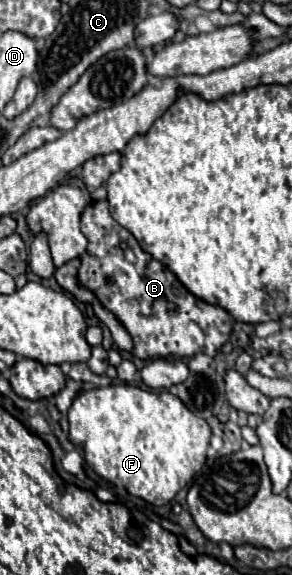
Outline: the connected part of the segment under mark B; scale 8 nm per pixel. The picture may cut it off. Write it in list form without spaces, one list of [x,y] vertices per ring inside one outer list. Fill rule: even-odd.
[[[92,201],[84,213],[82,213],[82,233],[88,239],[88,249],[80,255],[80,271],[78,271],[78,281],[82,287],[90,289],[98,301],[112,311],[118,321],[126,327],[126,331],[134,339],[134,355],[140,359],[158,359],[158,357],[194,357],[198,353],[208,353],[214,357],[220,353],[222,345],[228,341],[232,333],[232,317],[228,315],[226,309],[218,305],[210,305],[198,297],[194,297],[160,261],[156,261],[152,255],[142,251],[134,235],[118,225],[110,211],[108,211],[108,201]],[[120,243],[126,243],[126,251],[120,249]]]

